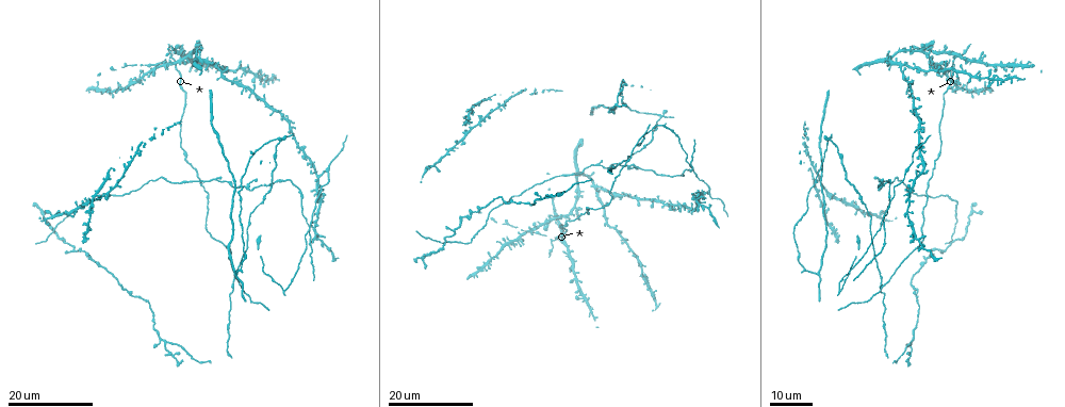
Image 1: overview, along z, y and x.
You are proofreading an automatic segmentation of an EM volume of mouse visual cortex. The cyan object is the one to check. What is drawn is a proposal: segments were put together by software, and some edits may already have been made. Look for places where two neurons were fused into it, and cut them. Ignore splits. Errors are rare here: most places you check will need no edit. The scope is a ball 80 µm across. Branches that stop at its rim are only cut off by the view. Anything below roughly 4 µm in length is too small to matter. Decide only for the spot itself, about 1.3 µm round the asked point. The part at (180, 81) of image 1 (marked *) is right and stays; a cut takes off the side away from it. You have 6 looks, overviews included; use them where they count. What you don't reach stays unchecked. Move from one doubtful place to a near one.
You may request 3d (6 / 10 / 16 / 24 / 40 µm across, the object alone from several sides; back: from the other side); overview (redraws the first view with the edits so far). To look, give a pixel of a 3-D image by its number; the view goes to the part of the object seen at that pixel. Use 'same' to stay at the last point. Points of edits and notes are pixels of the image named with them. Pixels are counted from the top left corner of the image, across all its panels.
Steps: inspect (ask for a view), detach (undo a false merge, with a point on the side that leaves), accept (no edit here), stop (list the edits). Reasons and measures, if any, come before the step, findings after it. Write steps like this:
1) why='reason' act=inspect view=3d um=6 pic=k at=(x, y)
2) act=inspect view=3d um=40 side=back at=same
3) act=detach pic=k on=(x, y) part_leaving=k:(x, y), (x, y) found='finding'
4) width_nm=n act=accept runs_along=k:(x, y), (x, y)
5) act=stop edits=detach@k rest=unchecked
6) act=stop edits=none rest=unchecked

act=inspect view=3d um=16 pic=1 at=(310, 222)

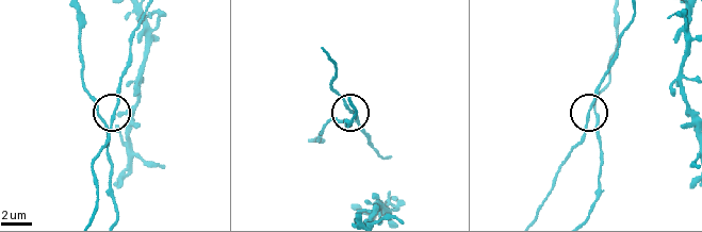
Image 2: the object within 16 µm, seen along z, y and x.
why='zoom in' act=inspect view=3d um=10 pic=2 at=(352, 112)

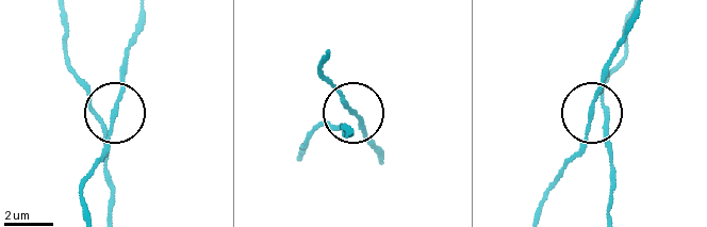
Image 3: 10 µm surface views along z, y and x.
width_nm=120 act=accept runs_along=3:(640, 13), (613, 55), (582, 147), (560, 176) found='continuous, no second neuron'

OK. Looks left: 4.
why='looks like a crossing' act=inspect view=3d um=16 pic=1 at=(916, 178)

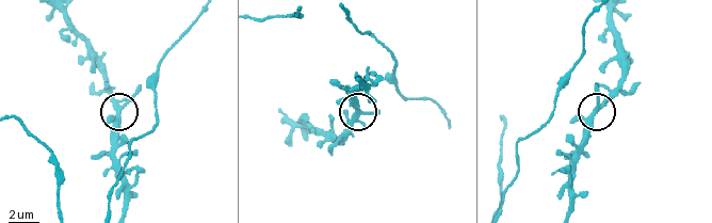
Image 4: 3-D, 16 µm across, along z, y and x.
act=inspect view=3d um=10 pic=4 at=(594, 107)

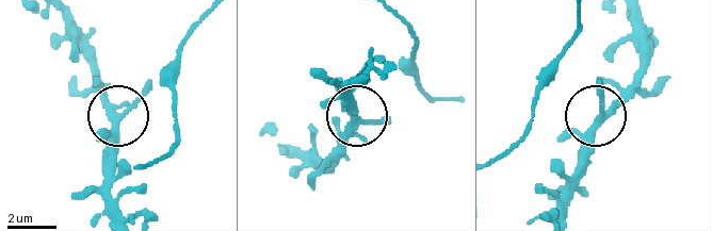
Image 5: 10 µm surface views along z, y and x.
act=accept runs_along=5:(630, 14), (638, 69), (597, 118), (593, 154), (579, 170) found='all the same neuron'

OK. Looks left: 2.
why='three-way junction' act=inspect view=3d um=16 pic=1 at=(620, 172)

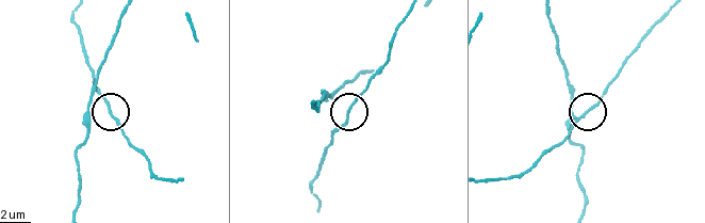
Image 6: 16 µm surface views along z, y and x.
act=inspect view=3d um=10 pic=6 at=(347, 110)

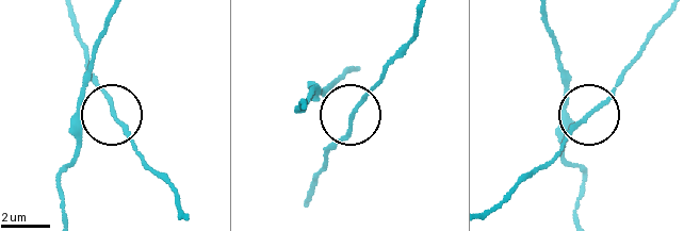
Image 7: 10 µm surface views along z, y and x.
side_arm_um=17 arms=3 act=accept found='one neuron here'

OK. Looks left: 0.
act=stop edits=none rest=unchecked

